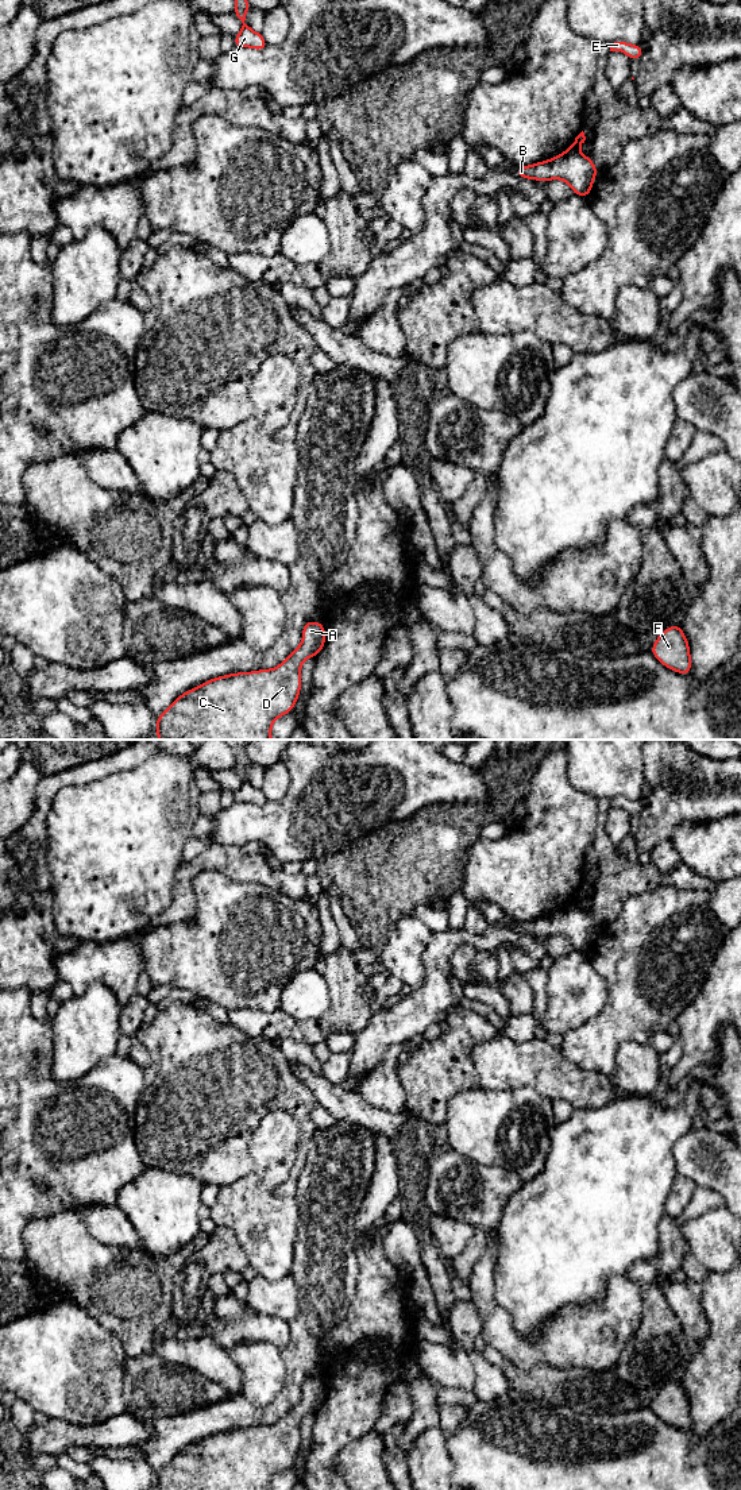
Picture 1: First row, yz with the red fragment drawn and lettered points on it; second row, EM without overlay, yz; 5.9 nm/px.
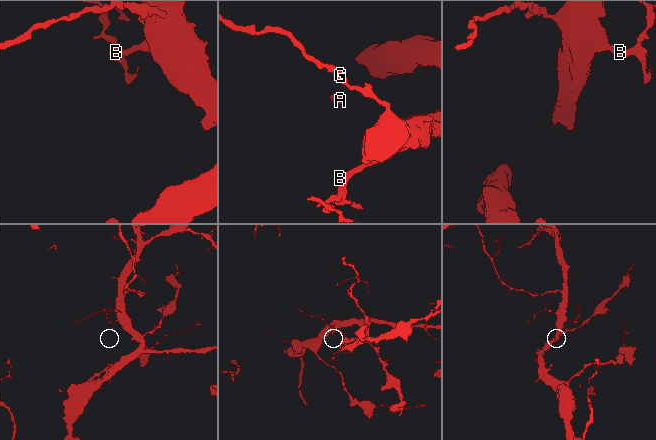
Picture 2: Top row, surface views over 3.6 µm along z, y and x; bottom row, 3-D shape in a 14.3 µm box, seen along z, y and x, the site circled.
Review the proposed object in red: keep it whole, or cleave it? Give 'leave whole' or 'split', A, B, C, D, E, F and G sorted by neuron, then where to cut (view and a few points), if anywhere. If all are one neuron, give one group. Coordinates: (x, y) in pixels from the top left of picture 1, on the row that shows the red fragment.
split; A B C D F G / E; cut in yz along (571, 146), (578, 150)

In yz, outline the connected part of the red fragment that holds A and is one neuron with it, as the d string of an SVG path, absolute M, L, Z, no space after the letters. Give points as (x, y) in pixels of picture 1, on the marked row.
M308 619L302 642L278 667L213 678L181 694L157 717L158 740L273 740L274 721L293 711L300 696L302 661L321 652L325 637L324 625Z

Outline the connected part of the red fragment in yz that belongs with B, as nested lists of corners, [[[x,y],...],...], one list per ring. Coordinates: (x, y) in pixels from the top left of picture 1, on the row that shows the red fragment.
[[[572,146],[549,161],[520,166],[514,173],[528,180],[563,180],[575,196],[588,197],[598,171],[590,157],[584,157]]]

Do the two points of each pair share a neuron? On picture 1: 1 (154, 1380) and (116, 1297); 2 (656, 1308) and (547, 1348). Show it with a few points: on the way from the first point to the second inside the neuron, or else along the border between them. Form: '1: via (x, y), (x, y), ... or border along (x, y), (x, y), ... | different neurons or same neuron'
1: border along (153, 1351), (127, 1357) | different neurons
2: border along (643, 1289), (641, 1321), (626, 1339) | different neurons

